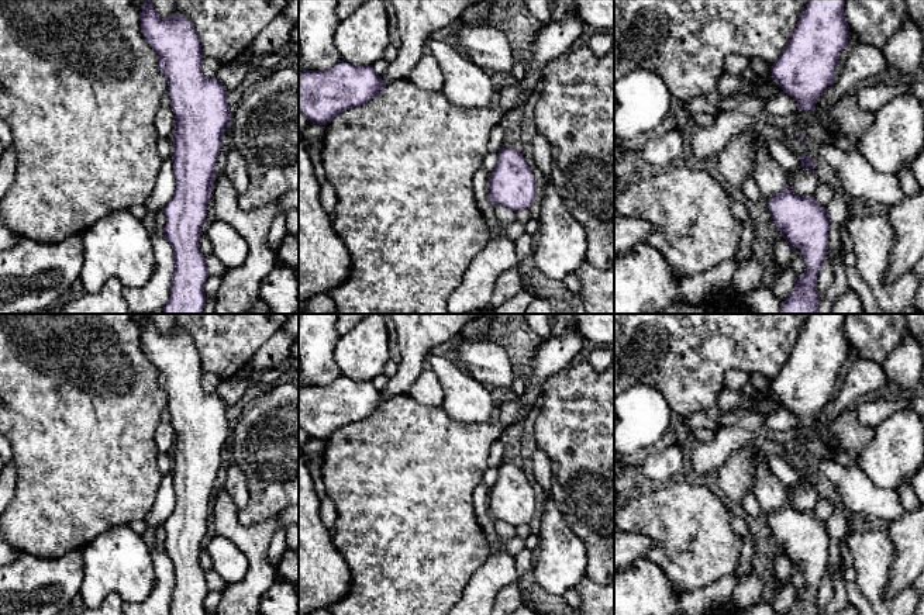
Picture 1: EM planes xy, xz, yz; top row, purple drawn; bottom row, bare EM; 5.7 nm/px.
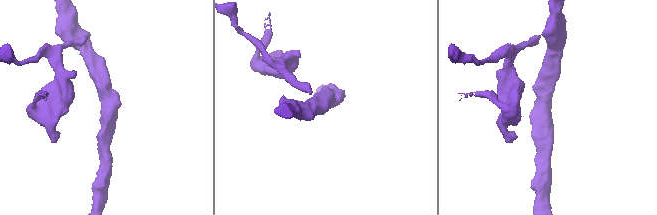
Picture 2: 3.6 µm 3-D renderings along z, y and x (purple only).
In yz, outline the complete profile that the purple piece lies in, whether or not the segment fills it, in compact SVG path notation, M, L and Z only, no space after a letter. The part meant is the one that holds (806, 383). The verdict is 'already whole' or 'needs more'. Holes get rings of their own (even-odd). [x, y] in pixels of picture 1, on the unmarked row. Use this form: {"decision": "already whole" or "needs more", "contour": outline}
{"decision": "already whole", "contour": "M808 314L779 374L770 381L775 397L797 417L797 425L816 426L816 418L834 398L838 373L848 359L845 314Z"}

